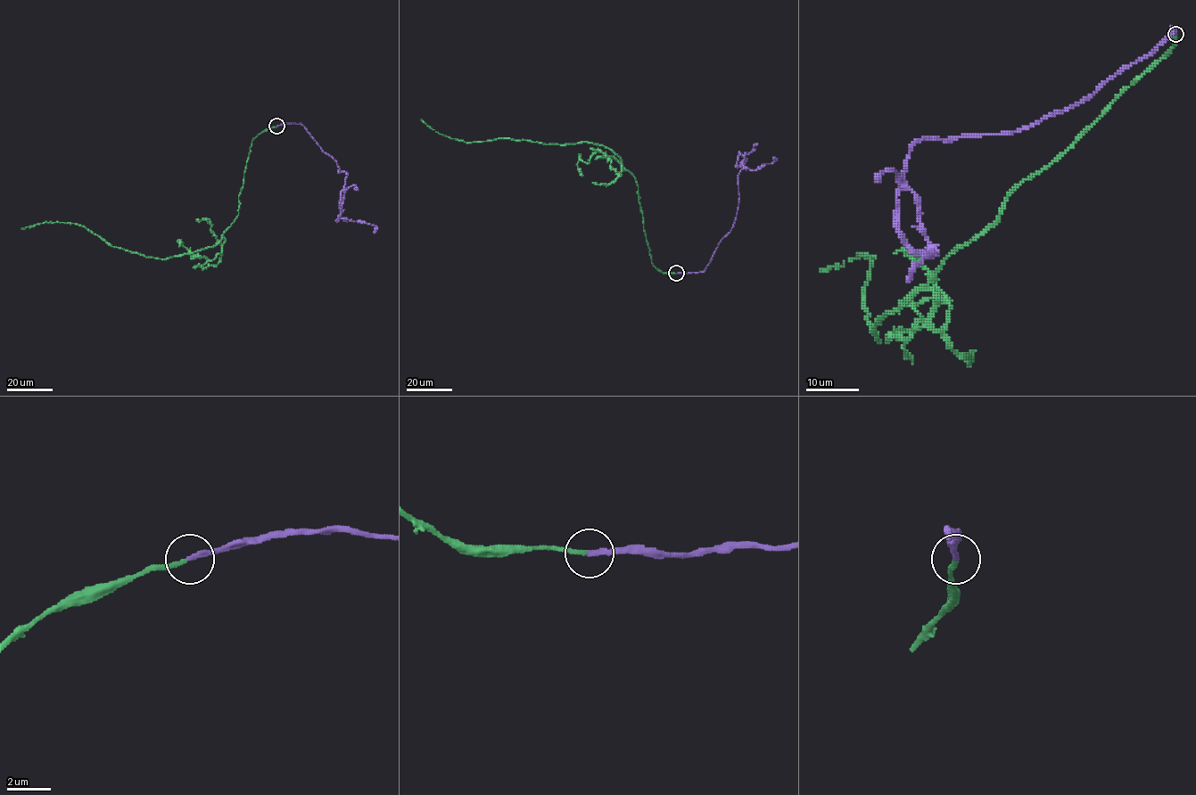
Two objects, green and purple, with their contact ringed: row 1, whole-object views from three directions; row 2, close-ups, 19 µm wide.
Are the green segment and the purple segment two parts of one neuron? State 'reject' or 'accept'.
accept

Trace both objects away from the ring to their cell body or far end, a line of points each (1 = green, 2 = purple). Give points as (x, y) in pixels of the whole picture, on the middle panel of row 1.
1: (676, 273), (663, 273), (652, 262), (638, 184), (611, 151), (587, 142), (465, 143), (420, 119)
2: (676, 273), (703, 272), (718, 244), (731, 228), (745, 155), (740, 166), (756, 170), (773, 163), (773, 157)

